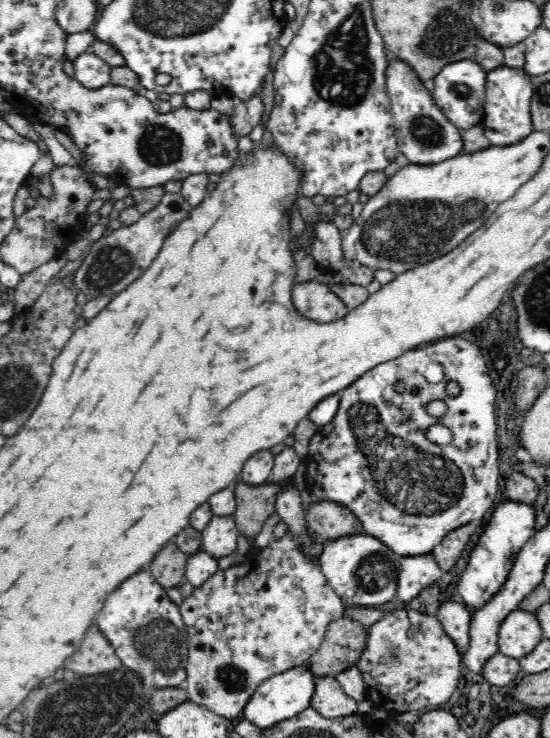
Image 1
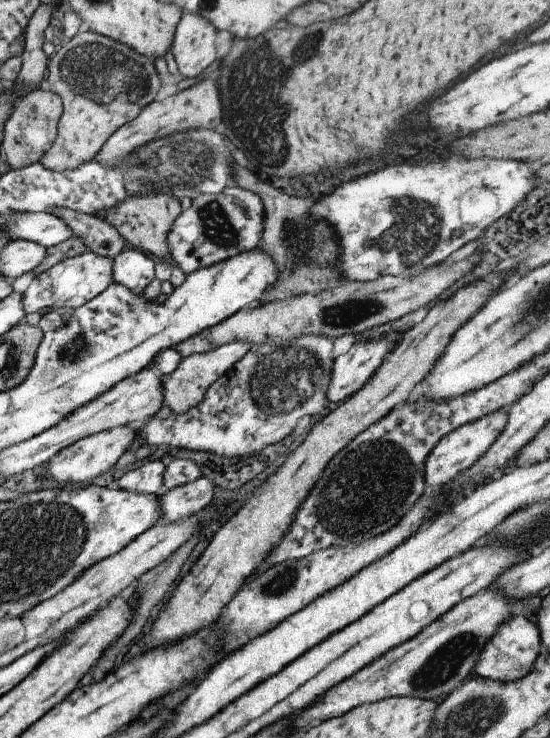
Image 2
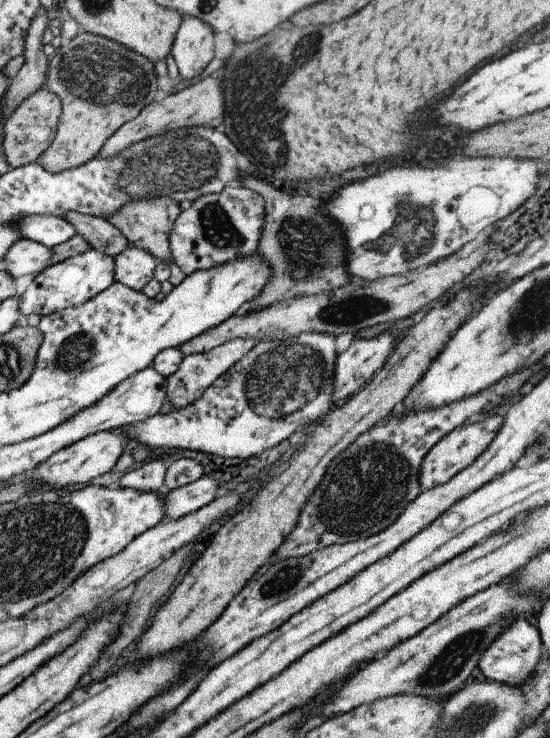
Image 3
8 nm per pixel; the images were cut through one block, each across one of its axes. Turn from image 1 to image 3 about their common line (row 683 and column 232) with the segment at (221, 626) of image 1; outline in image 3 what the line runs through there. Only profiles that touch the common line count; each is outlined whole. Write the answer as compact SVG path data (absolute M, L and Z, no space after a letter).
M238 184L228 185L219 193L196 198L188 210L178 215L170 232L173 262L188 276L193 271L210 270L255 254L265 225L265 212L264 198Z

